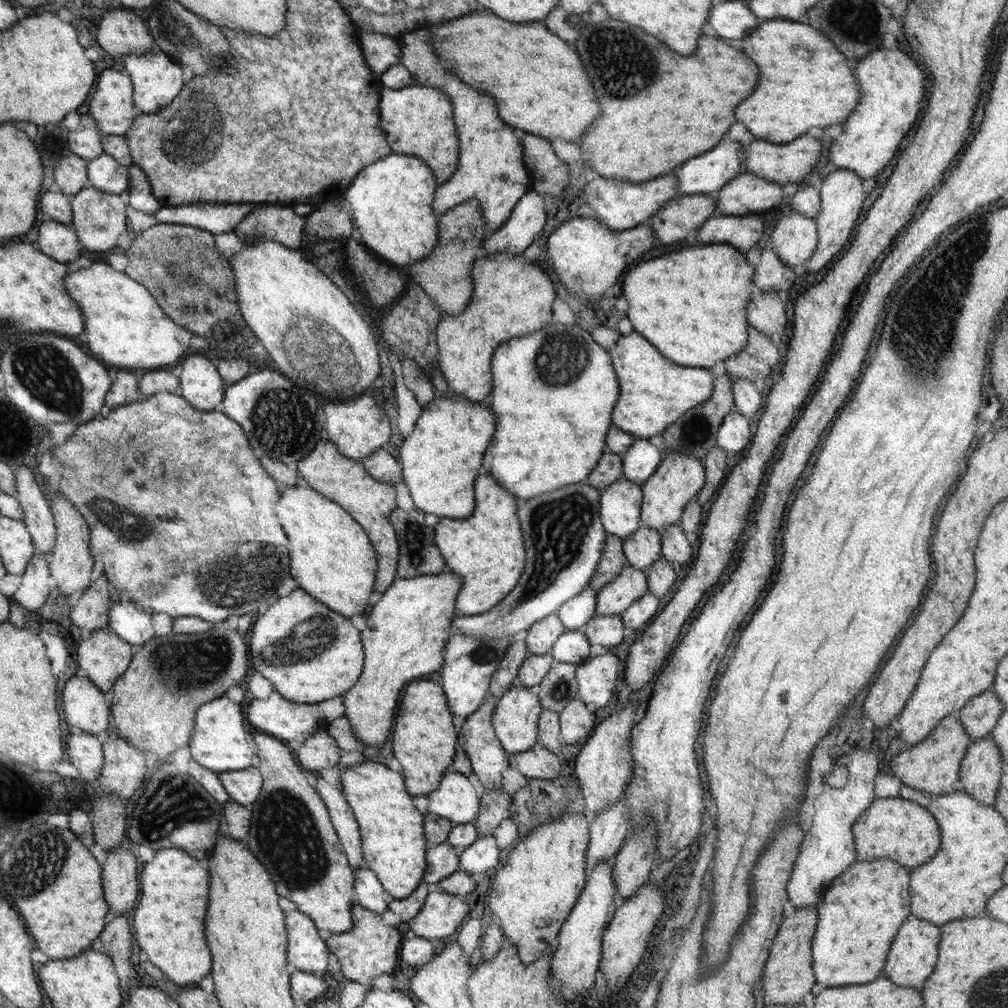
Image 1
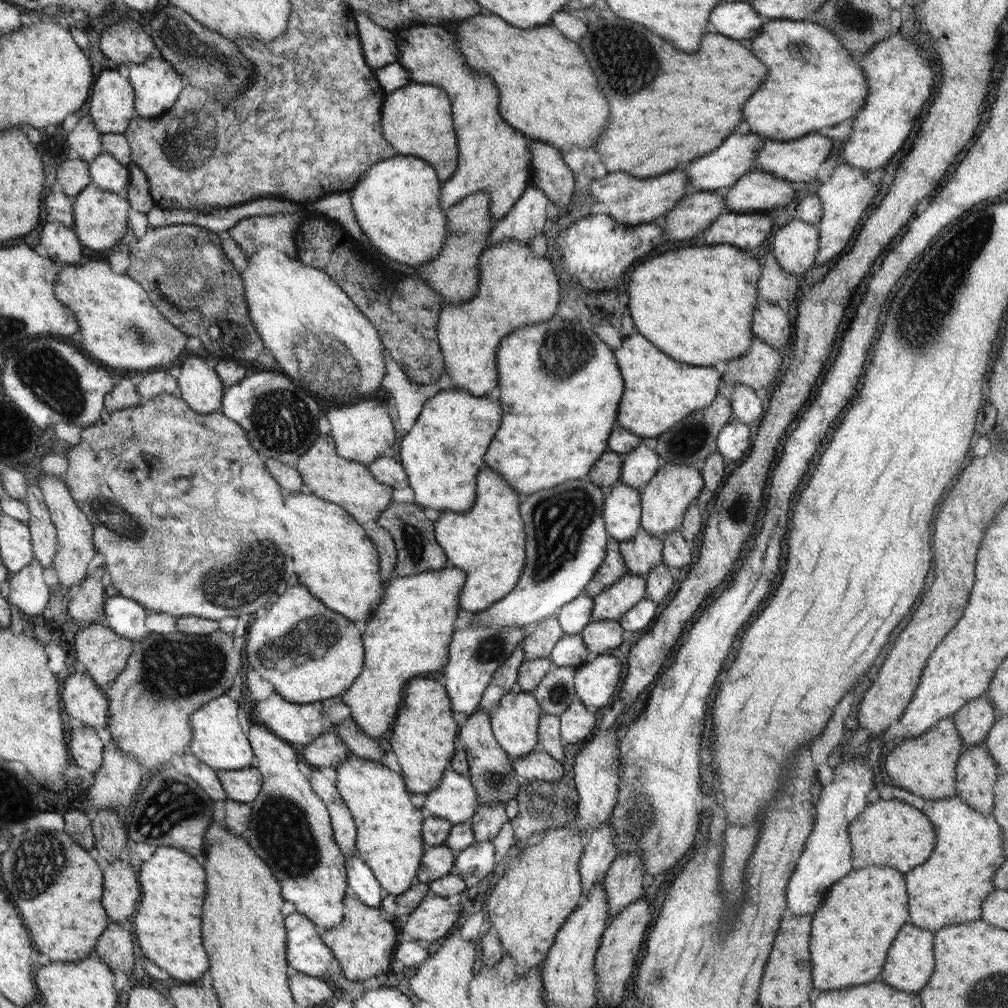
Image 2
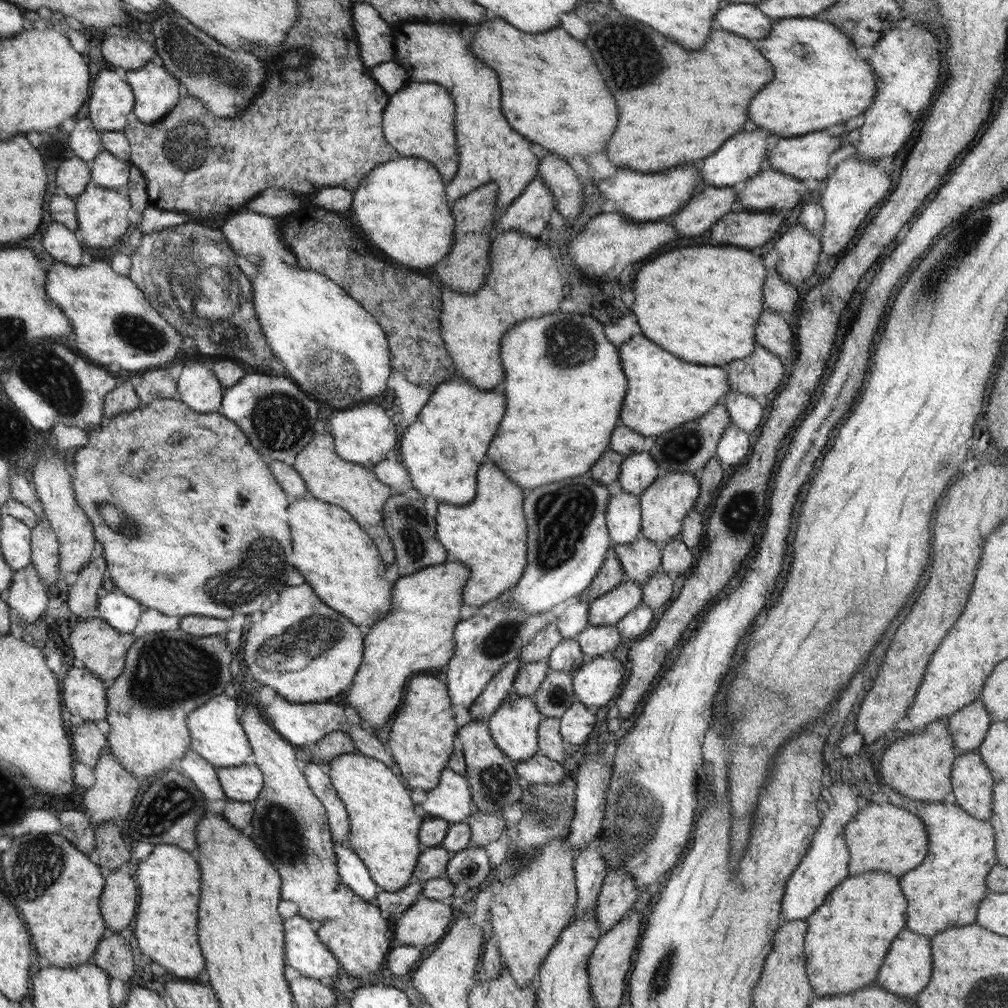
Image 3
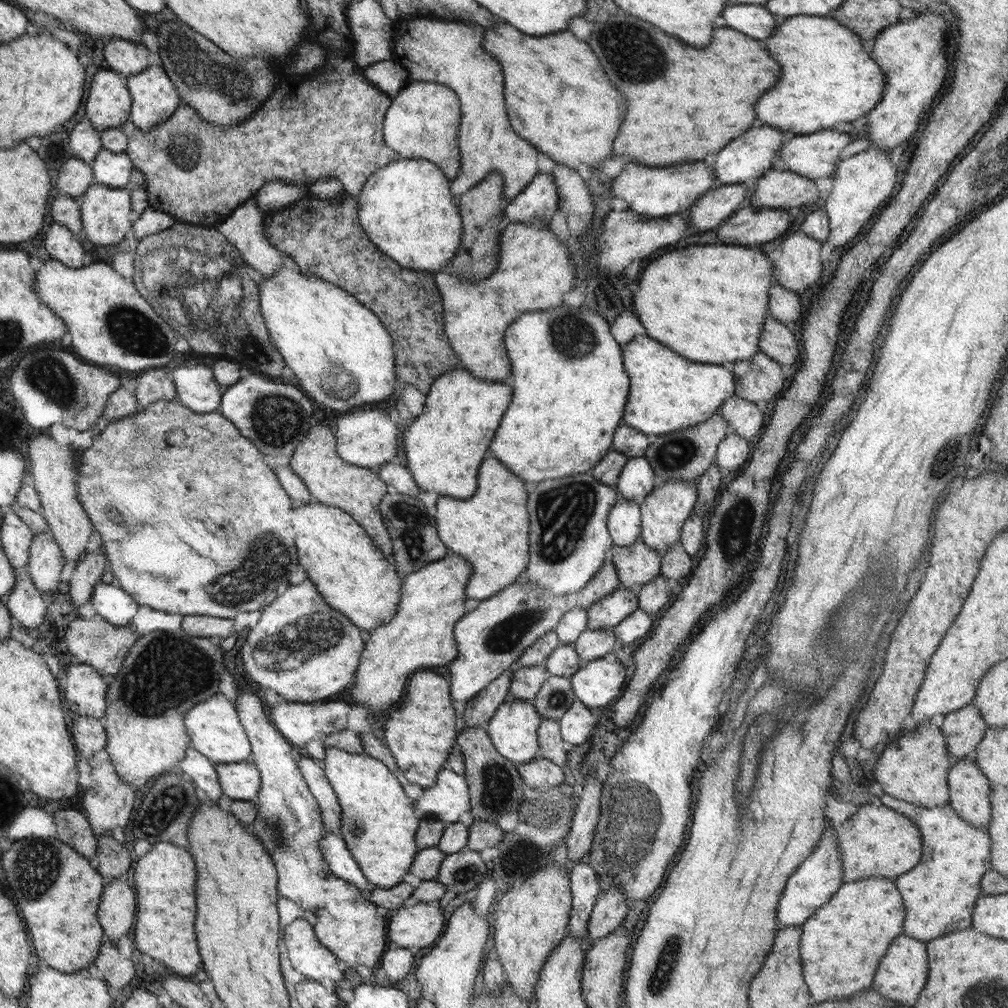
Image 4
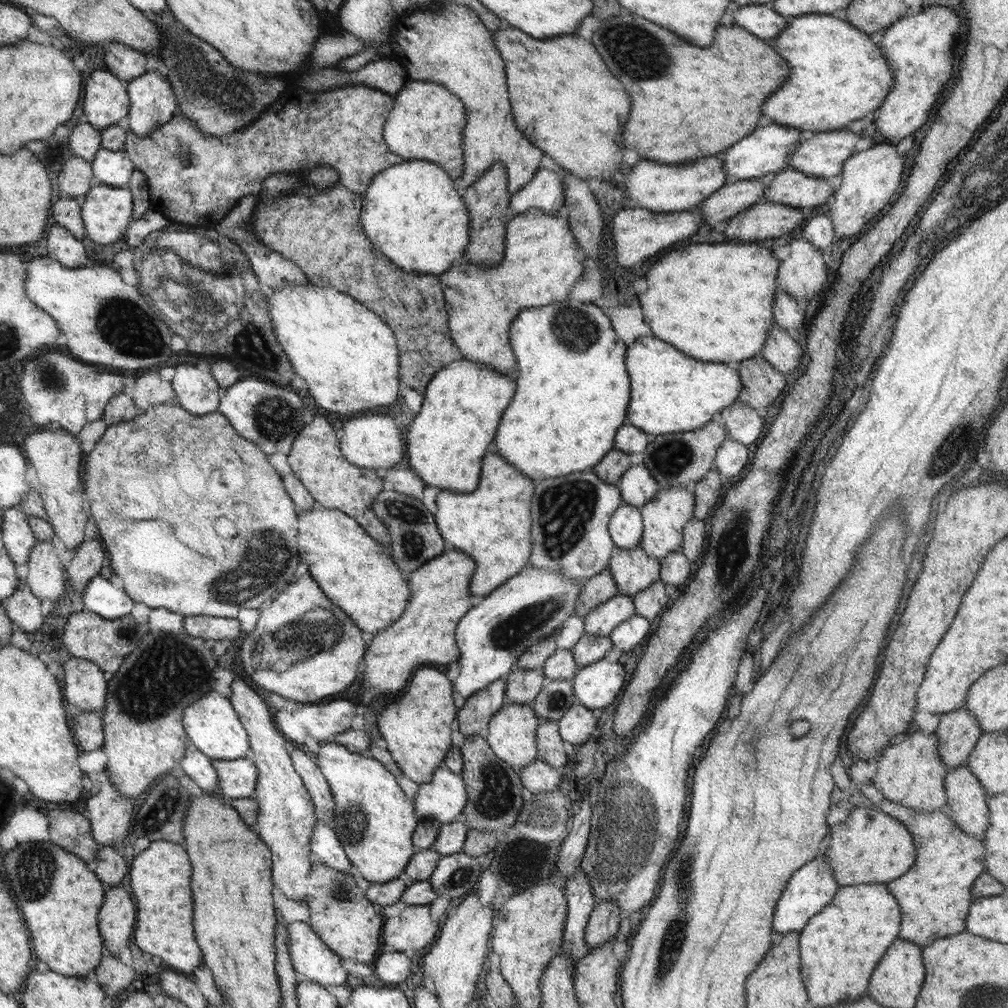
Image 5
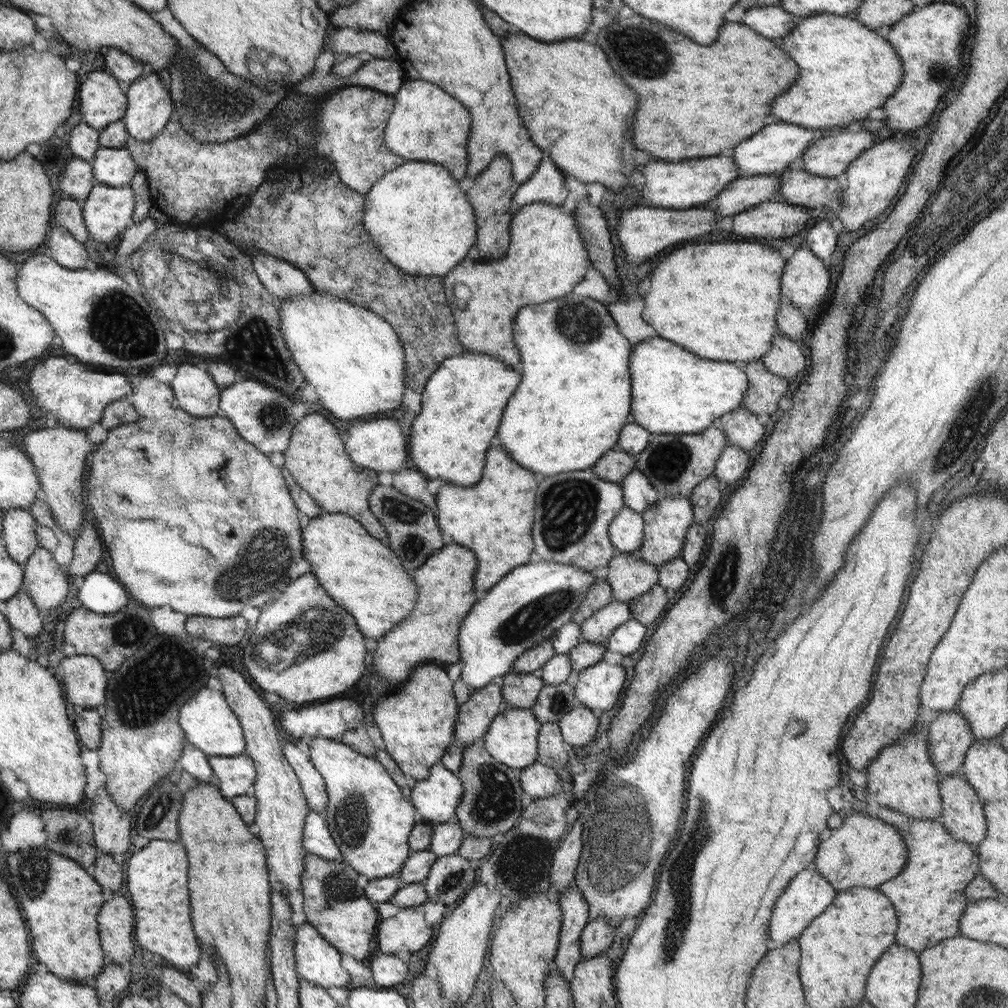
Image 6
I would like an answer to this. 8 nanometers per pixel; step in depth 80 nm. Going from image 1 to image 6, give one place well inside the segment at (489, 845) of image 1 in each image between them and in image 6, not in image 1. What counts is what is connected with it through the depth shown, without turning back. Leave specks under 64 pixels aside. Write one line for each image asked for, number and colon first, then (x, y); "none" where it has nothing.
2: (477, 860)
3: (470, 866)
4: (461, 872)
5: (455, 875)
6: (450, 877)

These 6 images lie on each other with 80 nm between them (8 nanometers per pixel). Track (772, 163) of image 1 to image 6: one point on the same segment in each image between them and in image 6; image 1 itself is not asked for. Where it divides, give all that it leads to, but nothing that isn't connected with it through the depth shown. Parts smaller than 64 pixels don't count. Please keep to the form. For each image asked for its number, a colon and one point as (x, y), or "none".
2: (798, 160)
3: (806, 156)
4: (815, 155)
5: (823, 154)
6: (830, 156)

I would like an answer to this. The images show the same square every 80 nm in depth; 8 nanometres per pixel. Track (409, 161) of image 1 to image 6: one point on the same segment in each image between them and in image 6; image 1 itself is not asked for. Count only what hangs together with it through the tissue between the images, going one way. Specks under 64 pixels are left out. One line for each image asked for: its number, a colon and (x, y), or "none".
2: (398, 207)
3: (403, 209)
4: (412, 215)
5: (414, 214)
6: (419, 217)

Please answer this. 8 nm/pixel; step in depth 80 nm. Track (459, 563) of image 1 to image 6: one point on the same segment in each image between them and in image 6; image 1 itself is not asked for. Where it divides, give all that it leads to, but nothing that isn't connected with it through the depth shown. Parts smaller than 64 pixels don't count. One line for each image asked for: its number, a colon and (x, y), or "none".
2: (487, 541)
3: (489, 534)
4: (490, 530)
5: (492, 524)
6: (494, 520)

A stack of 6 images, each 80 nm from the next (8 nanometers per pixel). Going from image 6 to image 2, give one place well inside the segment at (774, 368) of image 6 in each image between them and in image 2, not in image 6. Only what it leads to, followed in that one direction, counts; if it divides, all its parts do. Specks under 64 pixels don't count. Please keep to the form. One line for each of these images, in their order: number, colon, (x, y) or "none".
2: (771, 324)
3: (772, 331)
4: (777, 341)
5: (781, 350)

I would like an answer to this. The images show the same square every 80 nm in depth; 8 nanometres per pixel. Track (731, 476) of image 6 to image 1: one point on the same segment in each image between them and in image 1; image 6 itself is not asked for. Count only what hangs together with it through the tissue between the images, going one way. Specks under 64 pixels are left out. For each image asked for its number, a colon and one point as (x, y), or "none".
1: (733, 436)
2: (733, 442)
3: (734, 446)
4: (733, 451)
5: (731, 458)

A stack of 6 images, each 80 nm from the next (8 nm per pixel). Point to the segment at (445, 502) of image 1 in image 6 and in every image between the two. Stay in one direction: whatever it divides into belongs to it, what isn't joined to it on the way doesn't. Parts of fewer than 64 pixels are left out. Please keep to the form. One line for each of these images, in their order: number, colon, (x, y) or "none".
2: (443, 452)
3: (442, 450)
4: (445, 444)
5: (462, 406)
6: (462, 403)

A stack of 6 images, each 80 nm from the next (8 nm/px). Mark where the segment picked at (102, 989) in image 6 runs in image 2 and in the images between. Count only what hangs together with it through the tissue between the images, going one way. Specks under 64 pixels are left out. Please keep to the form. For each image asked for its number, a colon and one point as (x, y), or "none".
2: (114, 948)
3: (113, 956)
4: (116, 971)
5: (111, 974)

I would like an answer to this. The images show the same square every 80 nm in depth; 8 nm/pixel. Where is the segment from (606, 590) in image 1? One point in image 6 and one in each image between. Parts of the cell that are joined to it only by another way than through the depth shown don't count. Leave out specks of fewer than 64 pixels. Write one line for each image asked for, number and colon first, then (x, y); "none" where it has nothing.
2: (612, 604)
3: (607, 610)
4: (611, 610)
5: (602, 621)
6: (597, 629)

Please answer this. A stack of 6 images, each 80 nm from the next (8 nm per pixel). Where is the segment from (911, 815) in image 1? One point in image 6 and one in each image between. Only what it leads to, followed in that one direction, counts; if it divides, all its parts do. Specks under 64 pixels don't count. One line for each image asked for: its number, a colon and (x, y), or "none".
2: (890, 833)
3: (884, 837)
4: (875, 841)
5: (869, 847)
6: (865, 852)

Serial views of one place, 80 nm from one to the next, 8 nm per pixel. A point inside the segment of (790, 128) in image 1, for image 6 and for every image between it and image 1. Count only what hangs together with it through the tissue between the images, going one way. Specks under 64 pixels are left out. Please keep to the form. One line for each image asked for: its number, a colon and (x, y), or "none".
2: (802, 94)
3: (820, 80)
4: (827, 77)
5: (837, 73)
6: (846, 69)

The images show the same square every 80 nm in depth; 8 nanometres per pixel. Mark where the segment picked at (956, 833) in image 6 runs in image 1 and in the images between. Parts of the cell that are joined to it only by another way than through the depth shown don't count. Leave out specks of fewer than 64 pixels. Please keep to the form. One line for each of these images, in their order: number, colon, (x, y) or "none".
1: (980, 770)
2: (976, 772)
3: (971, 780)
4: (969, 788)
5: (966, 805)

